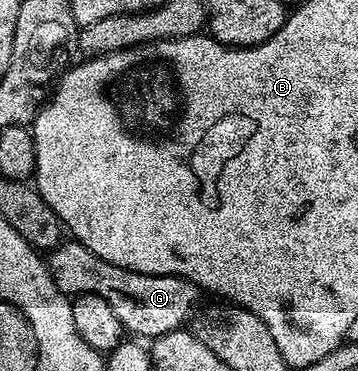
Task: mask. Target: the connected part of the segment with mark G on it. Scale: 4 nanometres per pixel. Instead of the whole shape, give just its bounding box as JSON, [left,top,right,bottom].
[47,240,199,340]

